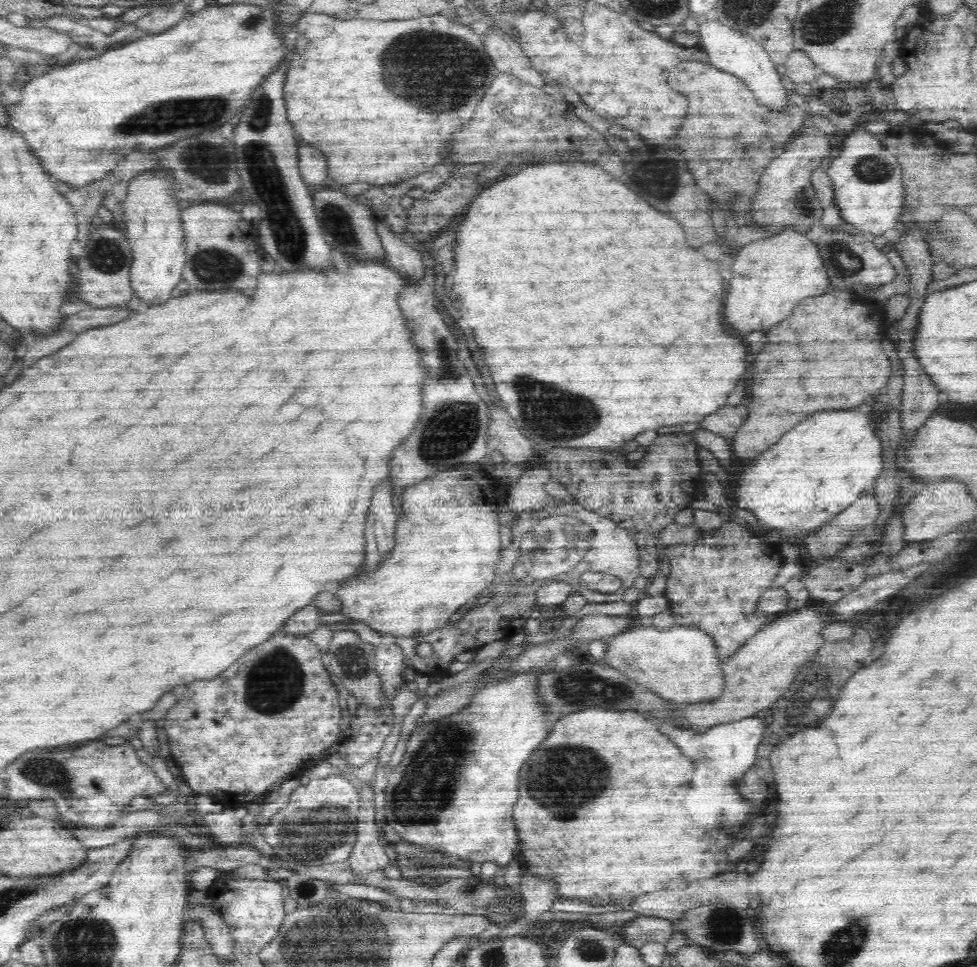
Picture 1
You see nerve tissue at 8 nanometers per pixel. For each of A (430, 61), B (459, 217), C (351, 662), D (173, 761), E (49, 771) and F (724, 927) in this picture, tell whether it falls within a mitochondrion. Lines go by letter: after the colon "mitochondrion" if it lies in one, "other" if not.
A: mitochondrion
B: other
C: mitochondrion
D: other
E: mitochondrion
F: mitochondrion

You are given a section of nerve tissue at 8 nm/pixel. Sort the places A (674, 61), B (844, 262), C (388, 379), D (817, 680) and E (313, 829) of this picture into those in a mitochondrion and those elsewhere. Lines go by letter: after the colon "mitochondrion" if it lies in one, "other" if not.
A: other
B: mitochondrion
C: other
D: mitochondrion
E: mitochondrion

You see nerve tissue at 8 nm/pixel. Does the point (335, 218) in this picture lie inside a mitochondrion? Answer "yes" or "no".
yes

